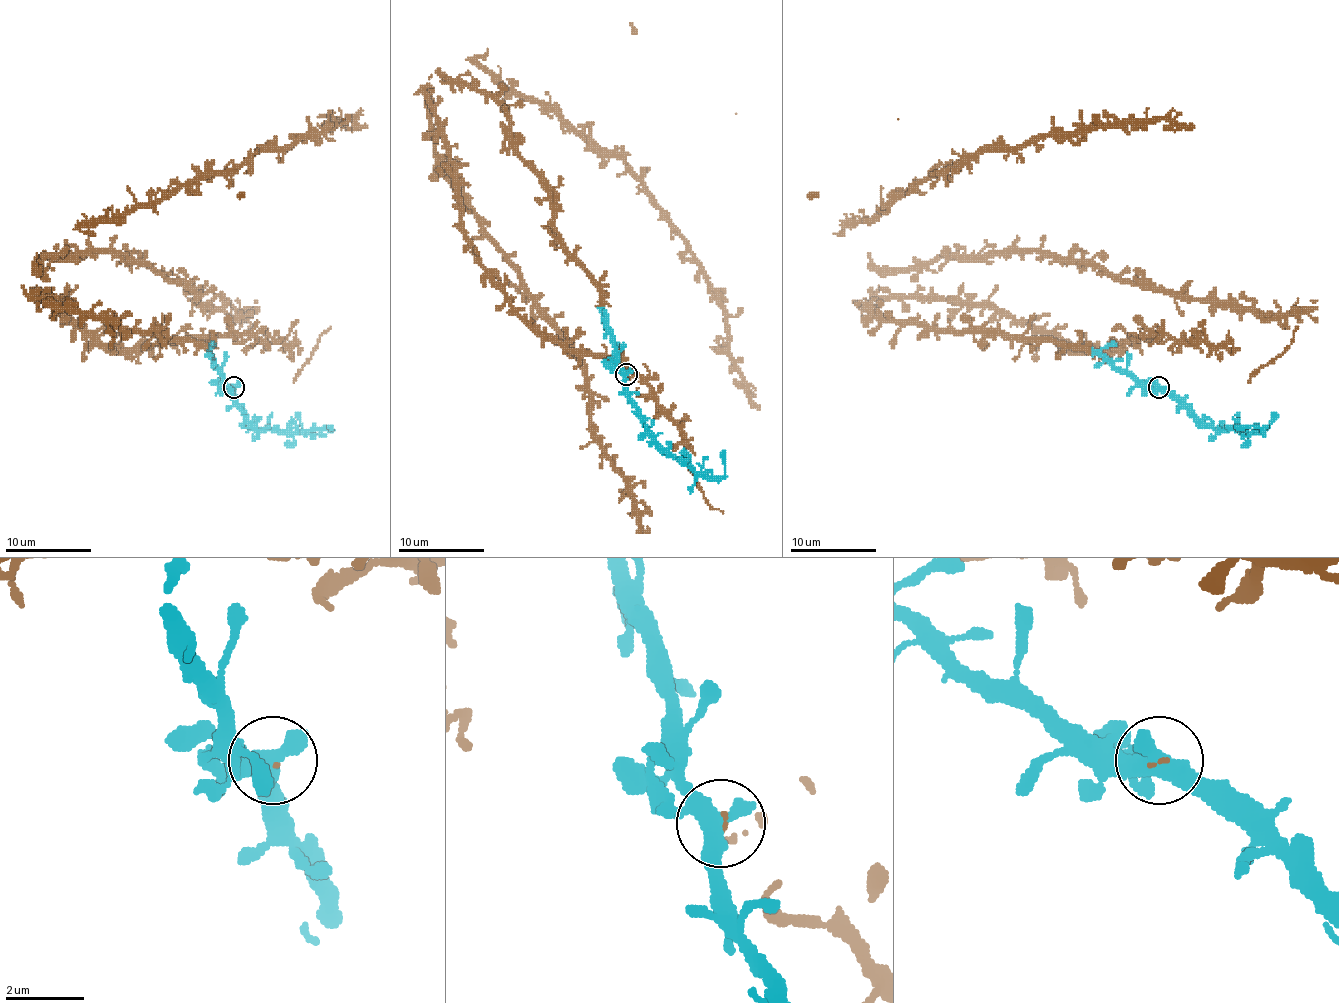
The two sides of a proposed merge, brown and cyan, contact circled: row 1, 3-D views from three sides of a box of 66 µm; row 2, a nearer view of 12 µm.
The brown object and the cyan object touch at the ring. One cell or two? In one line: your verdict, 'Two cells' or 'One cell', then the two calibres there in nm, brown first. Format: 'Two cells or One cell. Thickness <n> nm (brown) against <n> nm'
One cell. Thickness 50 nm (brown) against 400 nm

